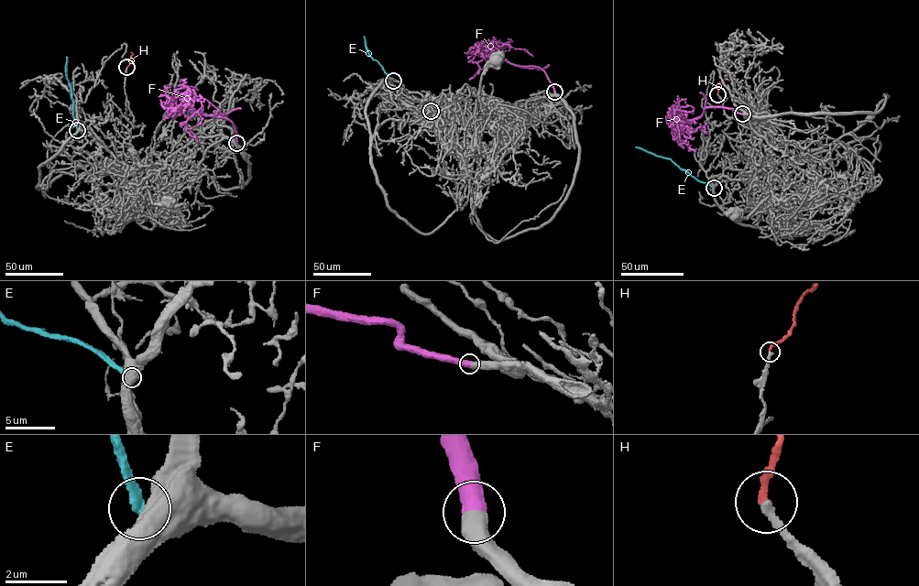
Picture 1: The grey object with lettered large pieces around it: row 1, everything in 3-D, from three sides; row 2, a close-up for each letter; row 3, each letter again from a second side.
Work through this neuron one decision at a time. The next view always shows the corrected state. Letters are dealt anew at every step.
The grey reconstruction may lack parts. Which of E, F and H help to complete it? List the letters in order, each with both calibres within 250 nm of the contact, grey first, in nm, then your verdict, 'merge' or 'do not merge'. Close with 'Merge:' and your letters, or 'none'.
E: 800 nm thick on the grey side, 340 nm on the other; do not merge
F: 600 nm thick on the grey side, 550 nm on the other; do not merge
H: 280 nm thick on the grey side, 180 nm on the other; merge
Merge: H

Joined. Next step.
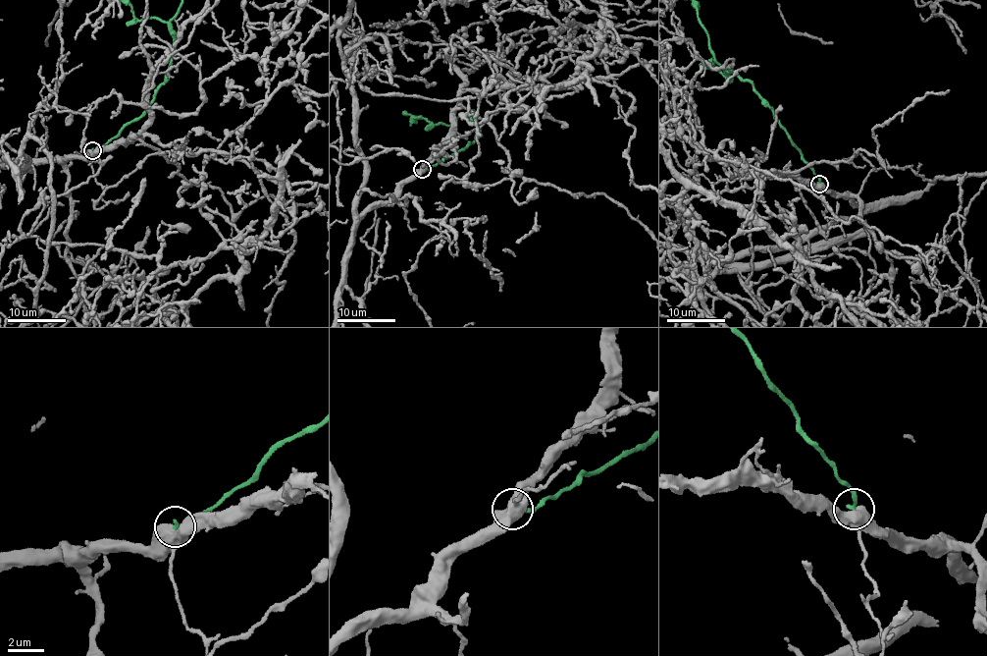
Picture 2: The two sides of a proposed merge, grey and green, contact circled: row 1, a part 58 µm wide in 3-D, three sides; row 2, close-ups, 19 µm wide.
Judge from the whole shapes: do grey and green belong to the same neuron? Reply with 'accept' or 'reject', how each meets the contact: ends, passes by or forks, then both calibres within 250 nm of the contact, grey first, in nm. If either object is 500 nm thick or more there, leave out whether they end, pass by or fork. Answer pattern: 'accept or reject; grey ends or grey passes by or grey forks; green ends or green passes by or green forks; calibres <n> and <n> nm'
reject; grey forks; green ends; calibres 480 and 220 nm

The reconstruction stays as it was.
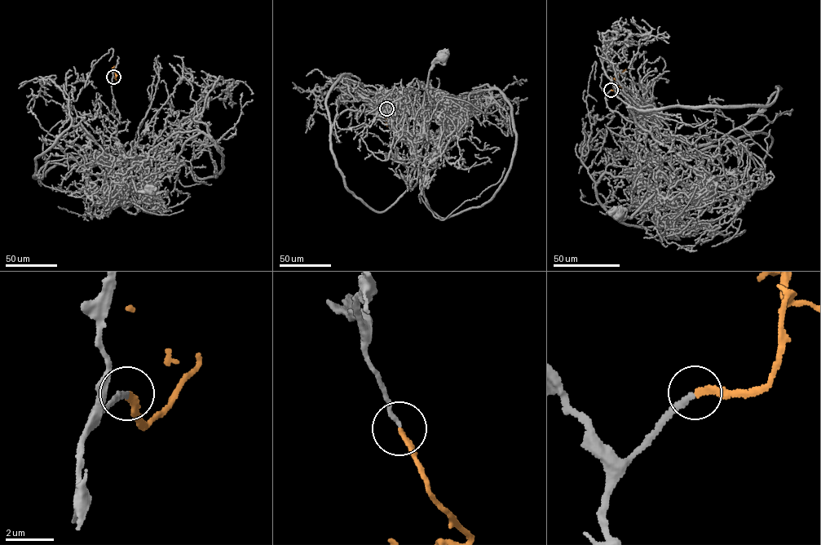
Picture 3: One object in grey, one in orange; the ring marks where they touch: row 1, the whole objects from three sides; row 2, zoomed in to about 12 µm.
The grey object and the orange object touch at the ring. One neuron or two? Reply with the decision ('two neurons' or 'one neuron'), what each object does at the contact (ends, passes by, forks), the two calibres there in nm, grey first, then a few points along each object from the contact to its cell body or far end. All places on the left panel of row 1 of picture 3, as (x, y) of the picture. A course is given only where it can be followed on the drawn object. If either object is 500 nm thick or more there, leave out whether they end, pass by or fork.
one neuron | grey ends | orange ends | 180/200 nm | grey via (113, 76), (112, 91), (119, 114), (116, 142), (130, 157), (134, 189), (149, 191) | orange via (114, 77), (116, 75), (113, 73), (115, 66)

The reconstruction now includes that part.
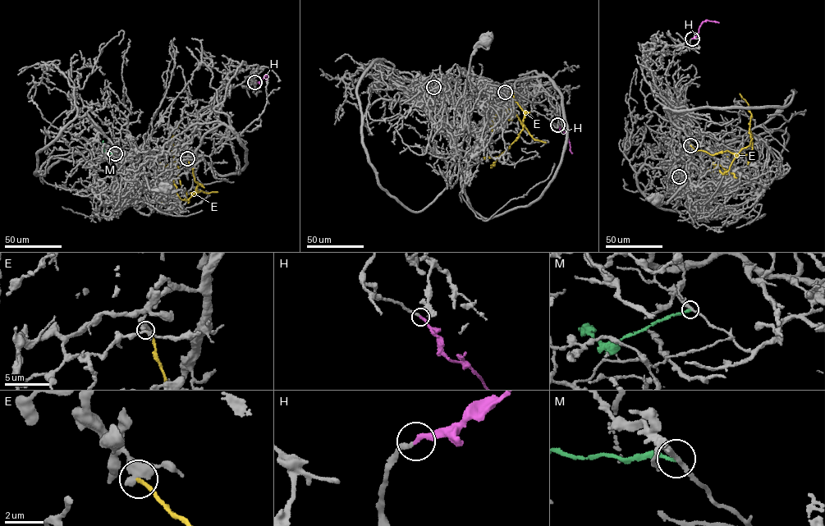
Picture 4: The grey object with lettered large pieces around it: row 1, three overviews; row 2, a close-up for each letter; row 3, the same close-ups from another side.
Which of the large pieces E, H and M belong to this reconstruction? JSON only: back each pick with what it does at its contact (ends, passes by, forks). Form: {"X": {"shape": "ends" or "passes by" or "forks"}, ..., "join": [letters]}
{"H": {"shape": "ends"}, "join": ["H"]}

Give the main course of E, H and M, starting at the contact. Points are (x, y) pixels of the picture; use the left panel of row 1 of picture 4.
E: (187, 158), (194, 181), (200, 185), (195, 193), (182, 189), (179, 168), (171, 152), (171, 139), (178, 124)
H: (254, 81), (259, 82), (267, 75), (267, 83)
M: (115, 153), (105, 153), (103, 140)

